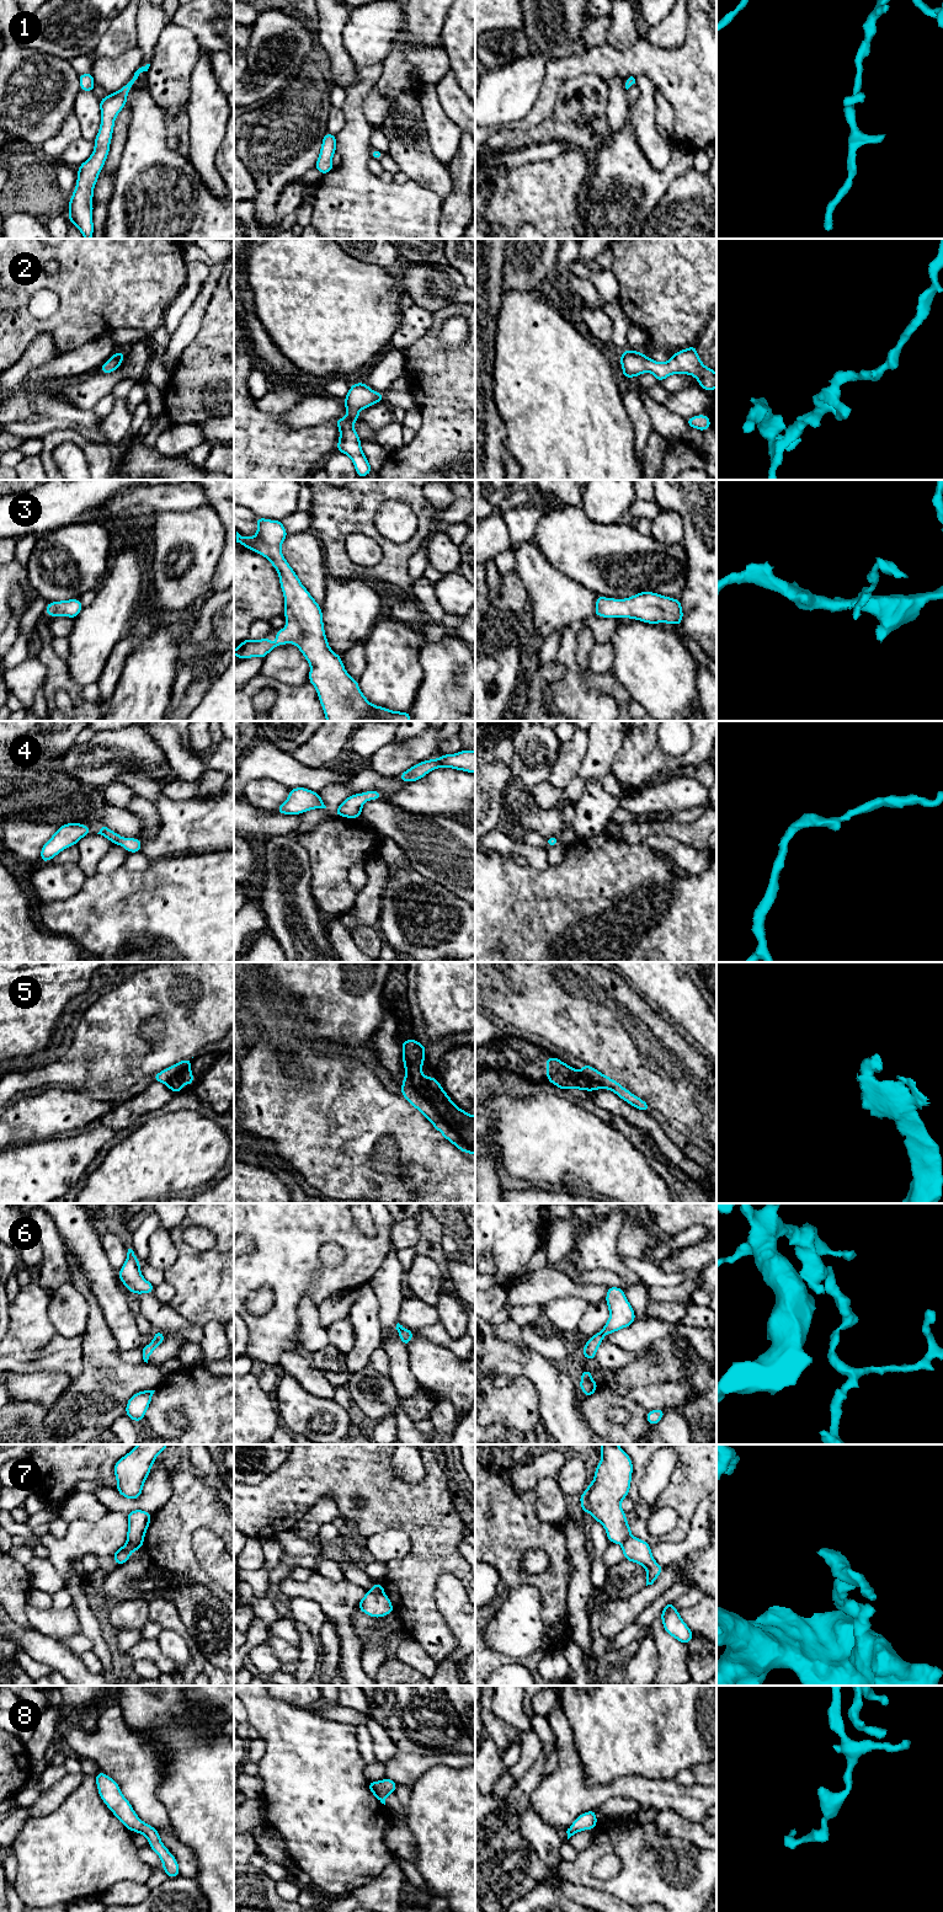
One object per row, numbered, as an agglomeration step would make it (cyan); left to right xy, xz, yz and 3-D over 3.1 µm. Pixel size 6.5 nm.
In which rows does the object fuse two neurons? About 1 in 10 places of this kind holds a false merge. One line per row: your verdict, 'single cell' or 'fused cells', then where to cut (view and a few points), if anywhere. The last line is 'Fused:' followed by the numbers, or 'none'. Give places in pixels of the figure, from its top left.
1: single cell | no cut
2: single cell | no cut
3: single cell | no cut
4: single cell | no cut
5: single cell | no cut
6: fused cells | yz (601, 1331), (603, 1335)
7: fused cells | xy (127, 1541), (142, 1544)
8: single cell | no cut
Fused: 6, 7

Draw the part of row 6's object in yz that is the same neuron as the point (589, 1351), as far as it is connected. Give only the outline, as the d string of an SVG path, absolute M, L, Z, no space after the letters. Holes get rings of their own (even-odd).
M597 1332L593 1336L591 1336L582 1348L584 1357L587 1360L595 1360L596 1358L596 1351L602 1342L603 1342L602 1332Z

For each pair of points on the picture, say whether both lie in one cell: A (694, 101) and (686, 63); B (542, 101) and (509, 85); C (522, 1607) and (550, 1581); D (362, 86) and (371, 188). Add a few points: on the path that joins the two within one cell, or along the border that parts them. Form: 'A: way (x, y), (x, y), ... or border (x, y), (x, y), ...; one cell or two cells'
A: way (692, 91), (690, 87), (690, 73); one cell
B: border (544, 70), (538, 96), (522, 119); two cells
C: border (515, 1585), (537, 1587), (543, 1619); two cells
D: way (355, 112), (355, 163); one cell

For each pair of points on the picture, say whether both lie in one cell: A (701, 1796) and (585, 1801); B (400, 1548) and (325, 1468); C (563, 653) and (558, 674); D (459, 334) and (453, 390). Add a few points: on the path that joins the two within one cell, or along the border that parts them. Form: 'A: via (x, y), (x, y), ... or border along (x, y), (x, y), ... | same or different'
A: via (672, 1795), (648, 1793), (642, 1789), (613, 1789) | same
B: border along (367, 1538), (376, 1531), (399, 1528), (410, 1541) | different
C: border along (554, 662), (565, 671), (565, 676), (560, 681) | different
D: border along (462, 316), (443, 324), (438, 335), (443, 347) | different

